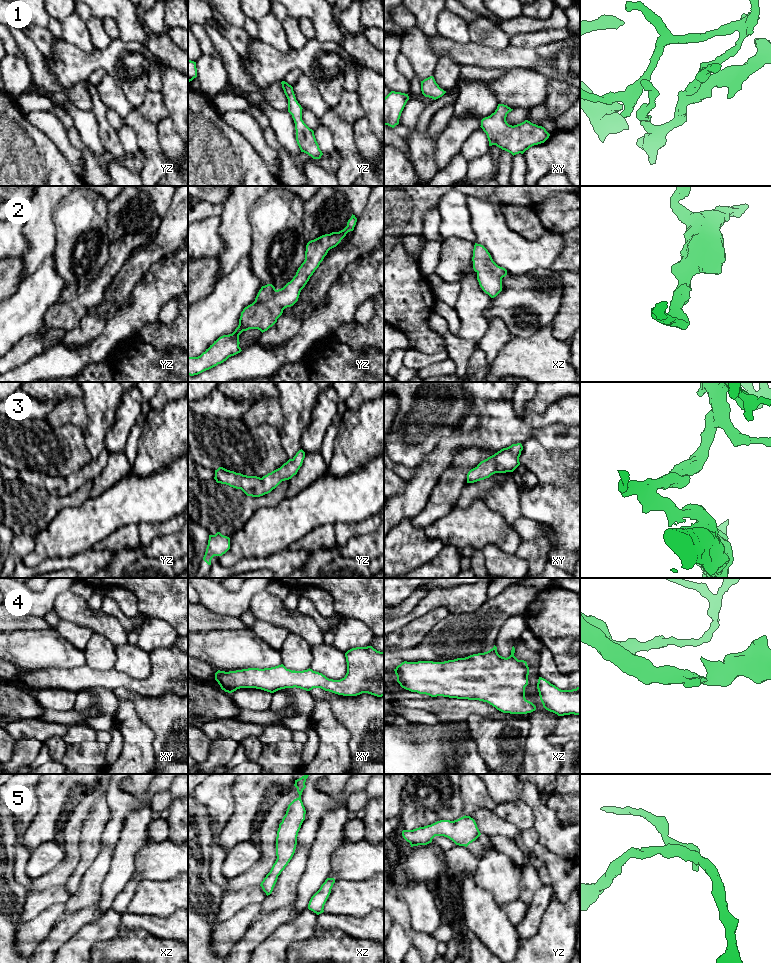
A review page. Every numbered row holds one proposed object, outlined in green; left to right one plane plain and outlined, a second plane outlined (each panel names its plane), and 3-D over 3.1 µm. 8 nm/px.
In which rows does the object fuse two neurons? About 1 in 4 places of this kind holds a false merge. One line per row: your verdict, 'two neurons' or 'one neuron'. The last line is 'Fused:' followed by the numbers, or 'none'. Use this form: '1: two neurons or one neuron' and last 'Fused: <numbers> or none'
1: one neuron
2: one neuron
3: one neuron
4: one neuron
5: one neuron
Fused: none

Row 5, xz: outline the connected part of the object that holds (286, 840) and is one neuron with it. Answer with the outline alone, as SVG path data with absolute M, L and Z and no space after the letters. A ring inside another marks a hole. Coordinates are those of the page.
M309 774L295 780L294 786L297 788L299 797L294 799L287 808L286 814L279 824L276 837L276 856L270 872L261 882L260 886L266 895L270 895L277 882L278 876L292 859L296 845L297 836L303 821L305 820L306 810L301 800L303 790L306 788L305 782Z

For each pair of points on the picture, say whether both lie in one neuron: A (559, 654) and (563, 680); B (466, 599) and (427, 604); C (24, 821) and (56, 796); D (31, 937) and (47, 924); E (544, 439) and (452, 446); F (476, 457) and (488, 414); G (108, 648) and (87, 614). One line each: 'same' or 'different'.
A: different
B: same
C: different
D: same
E: same
F: different
G: different

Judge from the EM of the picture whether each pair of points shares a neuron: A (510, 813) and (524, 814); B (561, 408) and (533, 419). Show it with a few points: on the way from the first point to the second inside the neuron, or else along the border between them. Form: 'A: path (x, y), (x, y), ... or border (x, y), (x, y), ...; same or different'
A: path (513, 813), (521, 814); same
B: path (554, 414), (545, 419), (540, 419); same

